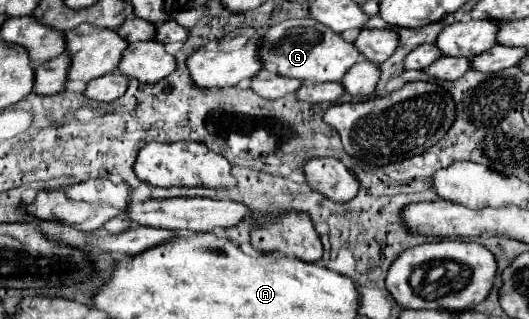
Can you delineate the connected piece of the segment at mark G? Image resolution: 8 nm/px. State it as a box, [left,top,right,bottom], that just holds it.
[260,18,362,82]

